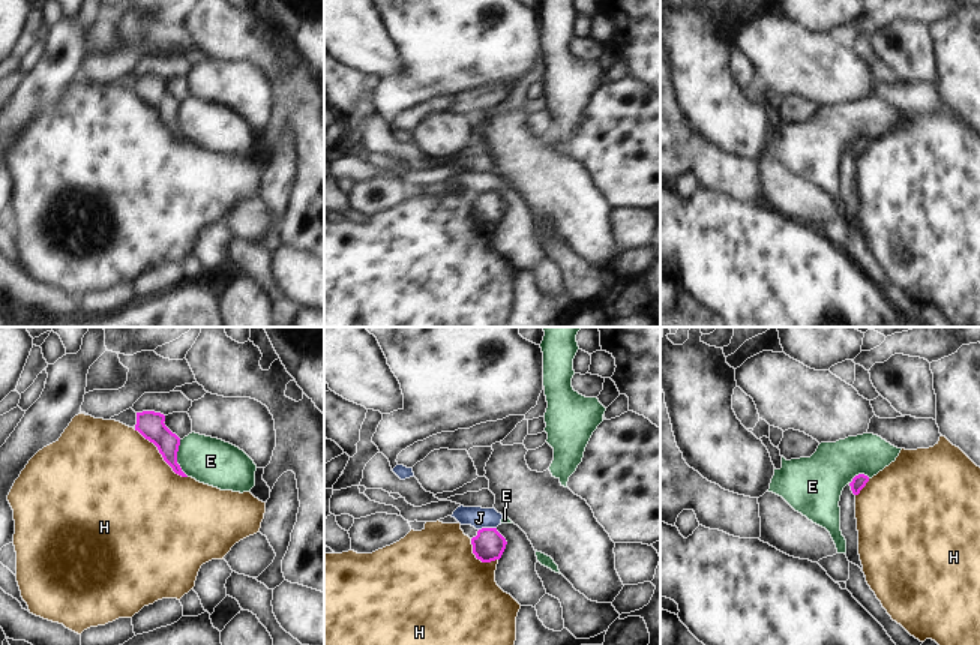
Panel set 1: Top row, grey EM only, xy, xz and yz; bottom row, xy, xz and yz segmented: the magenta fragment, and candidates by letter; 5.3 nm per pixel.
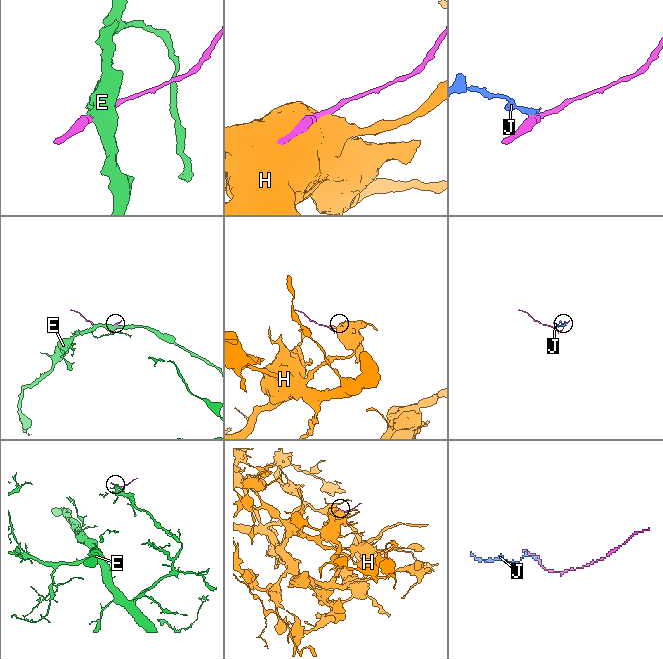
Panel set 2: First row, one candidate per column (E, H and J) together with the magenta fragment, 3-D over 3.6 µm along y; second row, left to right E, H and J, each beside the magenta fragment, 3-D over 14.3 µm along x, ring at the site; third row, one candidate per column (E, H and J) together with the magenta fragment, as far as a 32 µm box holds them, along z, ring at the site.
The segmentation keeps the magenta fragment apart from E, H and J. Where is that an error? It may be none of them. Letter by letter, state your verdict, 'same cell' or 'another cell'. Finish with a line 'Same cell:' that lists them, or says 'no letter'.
E: another cell
H: another cell
J: another cell
Same cell: no letter

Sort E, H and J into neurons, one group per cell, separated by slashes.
E J / H

